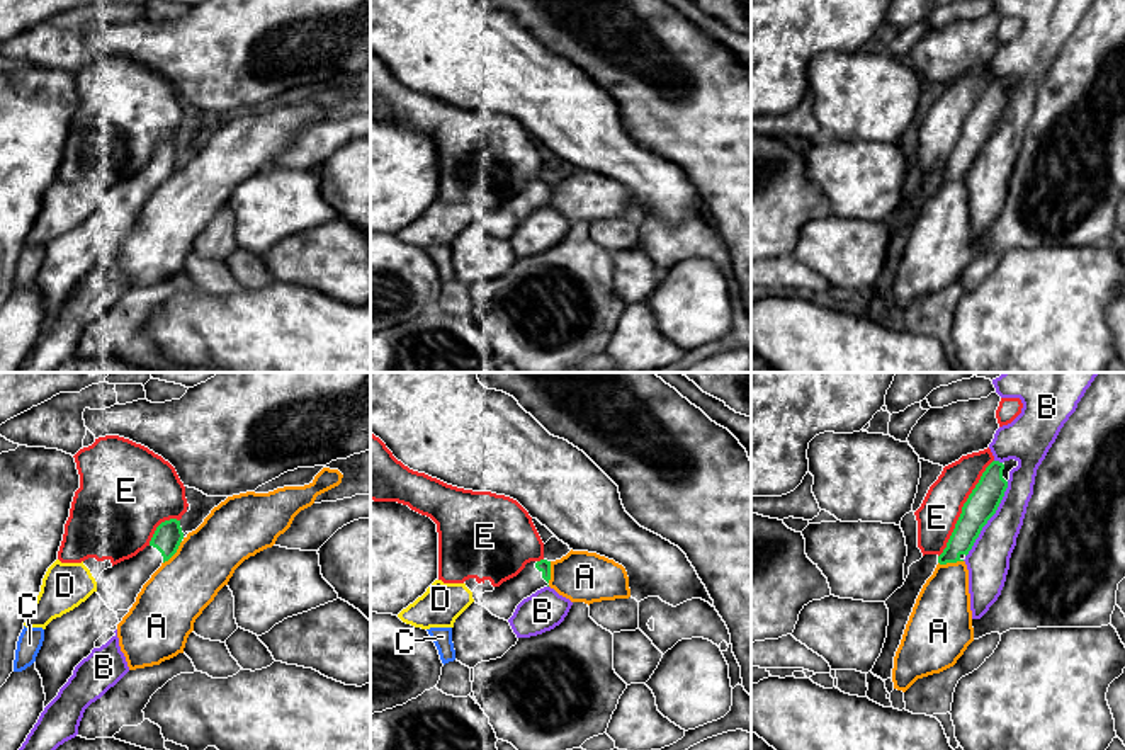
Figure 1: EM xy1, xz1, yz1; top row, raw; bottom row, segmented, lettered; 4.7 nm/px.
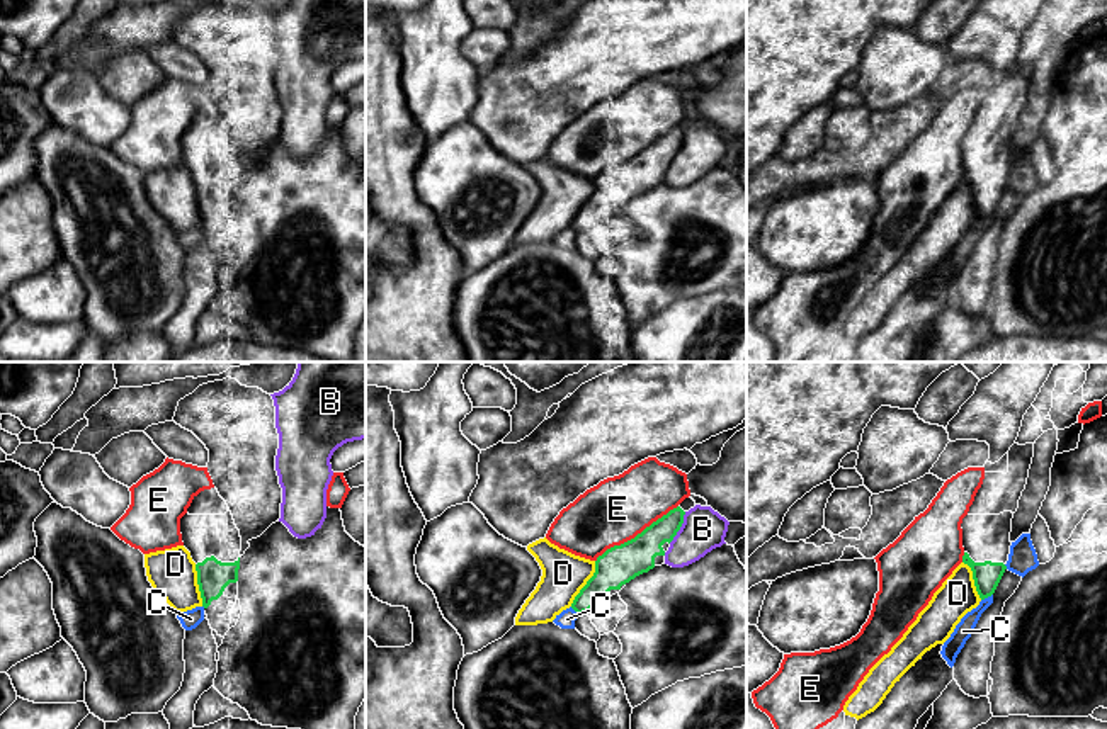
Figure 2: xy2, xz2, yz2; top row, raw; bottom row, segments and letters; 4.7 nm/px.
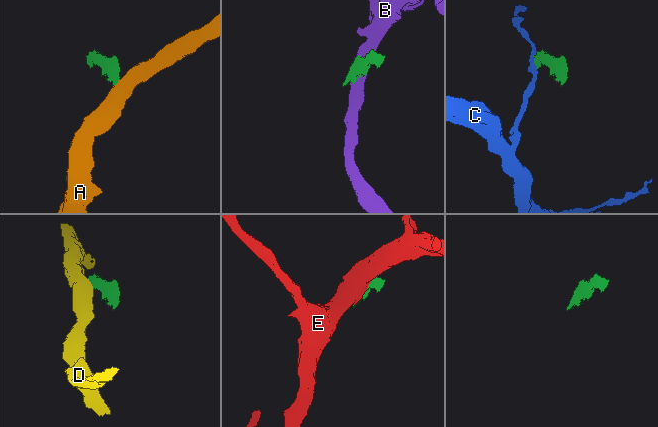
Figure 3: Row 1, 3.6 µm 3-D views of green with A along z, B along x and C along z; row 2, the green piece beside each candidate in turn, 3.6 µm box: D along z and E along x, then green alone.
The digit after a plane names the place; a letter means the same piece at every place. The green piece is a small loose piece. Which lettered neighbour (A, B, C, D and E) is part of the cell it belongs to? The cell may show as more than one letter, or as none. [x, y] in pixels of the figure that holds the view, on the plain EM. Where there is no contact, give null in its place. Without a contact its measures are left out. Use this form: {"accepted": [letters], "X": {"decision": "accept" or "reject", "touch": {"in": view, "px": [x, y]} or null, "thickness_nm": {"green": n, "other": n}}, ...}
{"accepted": [], "A": {"decision": "reject", "touch": {"in": "yz1", "px": [950, 181]}, "thickness_nm": {"green": 130, "other": 280}}, "B": {"decision": "reject", "touch": {"in": "yz1", "px": [989, 136]}, "thickness_nm": {"green": 150, "other": 200}}, "C": {"decision": "reject", "touch": {"in": "yz2", "px": [987, 216]}, "thickness_nm": {"green": 130, "other": 90}}, "D": {"decision": "reject", "touch": {"in": "xz2", "px": [587, 203]}, "thickness_nm": {"green": 180, "other": 200}}, "E": {"decision": "reject", "touch": {"in": "yz1", "px": [962, 128]}, "thickness_nm": {"green": 150, "other": 190}}}

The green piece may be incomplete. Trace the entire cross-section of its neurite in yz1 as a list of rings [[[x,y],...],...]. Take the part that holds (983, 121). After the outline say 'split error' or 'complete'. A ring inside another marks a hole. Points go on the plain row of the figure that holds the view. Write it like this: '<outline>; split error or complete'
[[[992,80],[982,92],[979,102],[962,126],[962,133],[947,162],[947,167],[938,175],[940,184],[964,180],[979,156],[982,146],[996,133],[1004,111],[1008,107],[1009,90],[1018,85],[1018,80],[1004,82]]]; split error

